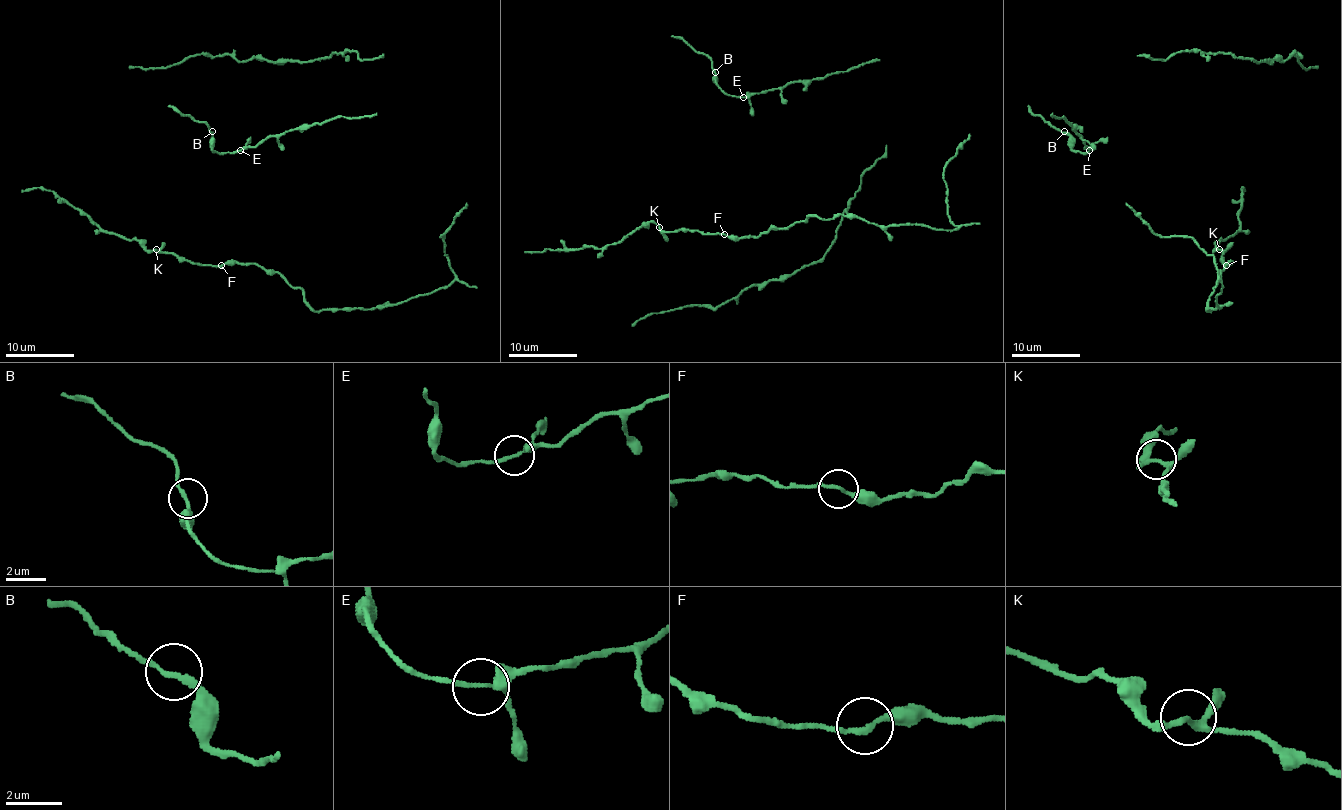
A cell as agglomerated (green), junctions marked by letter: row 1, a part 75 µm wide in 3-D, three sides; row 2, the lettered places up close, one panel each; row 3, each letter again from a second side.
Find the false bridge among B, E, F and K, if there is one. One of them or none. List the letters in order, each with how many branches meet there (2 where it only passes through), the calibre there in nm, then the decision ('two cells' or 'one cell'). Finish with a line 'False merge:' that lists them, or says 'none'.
B: 2 branches meet; 180 nm thick; one cell
E: 3 branches meet; 220 nm thick; one cell
F: 2 branches meet; 170 nm thick; one cell
K: 3 branches meet; 160 nm thick; one cell
False merge: none

